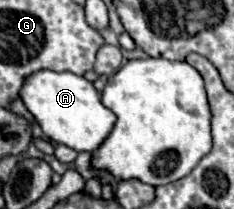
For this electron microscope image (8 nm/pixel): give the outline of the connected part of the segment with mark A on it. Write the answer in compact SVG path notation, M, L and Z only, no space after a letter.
M36 72L26 78L20 98L50 140L66 144L76 152L98 150L98 146L106 140L116 122L116 114L102 104L100 92L94 88L94 84L88 82L84 76L72 72Z

